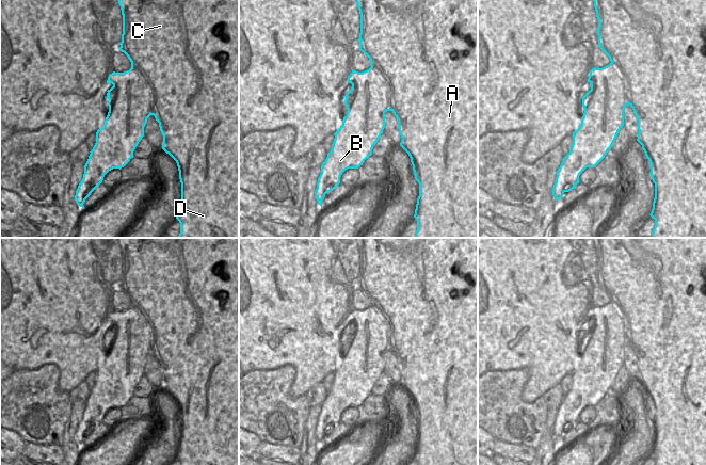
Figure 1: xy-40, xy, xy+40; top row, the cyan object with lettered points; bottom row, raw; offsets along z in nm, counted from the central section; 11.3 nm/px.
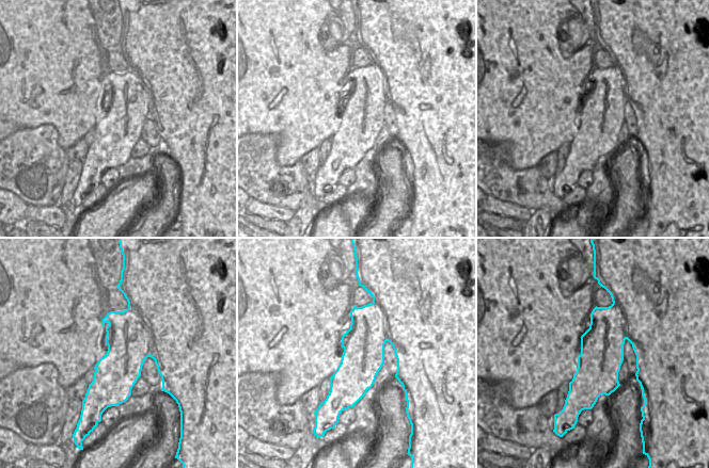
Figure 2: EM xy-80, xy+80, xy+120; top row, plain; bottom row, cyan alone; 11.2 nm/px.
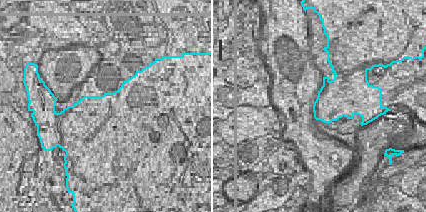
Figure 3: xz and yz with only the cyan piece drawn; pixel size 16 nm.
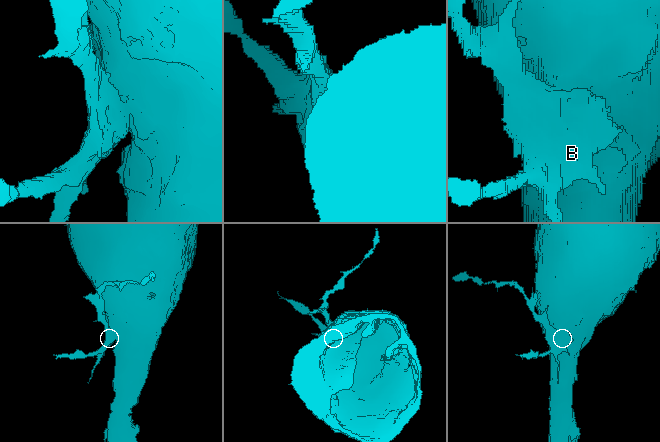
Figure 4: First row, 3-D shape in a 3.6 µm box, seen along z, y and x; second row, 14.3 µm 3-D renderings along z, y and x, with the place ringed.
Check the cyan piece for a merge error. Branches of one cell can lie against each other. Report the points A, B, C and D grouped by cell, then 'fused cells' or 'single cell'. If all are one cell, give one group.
A C D / B | fused cells

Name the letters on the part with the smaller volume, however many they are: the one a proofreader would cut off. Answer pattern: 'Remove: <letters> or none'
Remove: B

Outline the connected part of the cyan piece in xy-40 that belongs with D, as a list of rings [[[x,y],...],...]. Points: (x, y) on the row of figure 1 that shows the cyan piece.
[[[117,0],[123,15],[119,50],[153,85],[153,115],[163,135],[162,149],[177,163],[181,182],[181,201],[176,219],[180,223],[178,238],[239,238],[239,0]]]

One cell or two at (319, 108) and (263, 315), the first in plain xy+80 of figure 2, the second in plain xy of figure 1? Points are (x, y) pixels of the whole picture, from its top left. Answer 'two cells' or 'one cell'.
one cell

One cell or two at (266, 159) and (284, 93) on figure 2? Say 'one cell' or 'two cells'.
two cells

